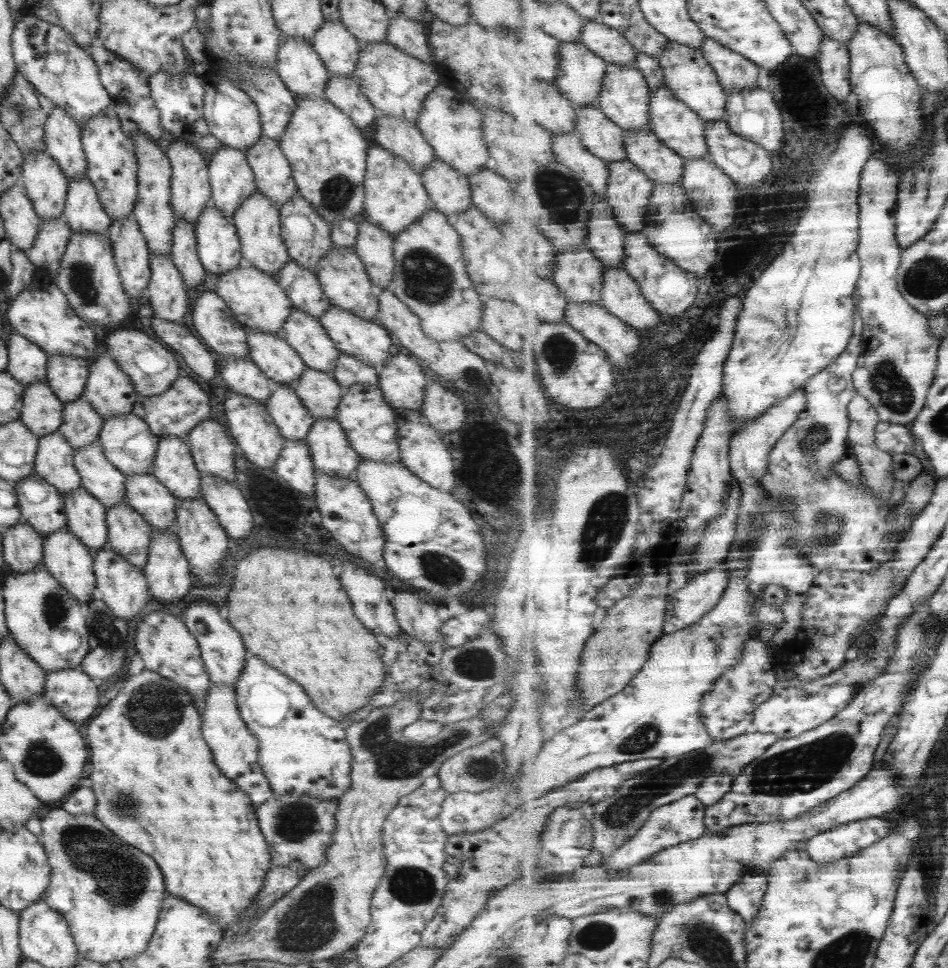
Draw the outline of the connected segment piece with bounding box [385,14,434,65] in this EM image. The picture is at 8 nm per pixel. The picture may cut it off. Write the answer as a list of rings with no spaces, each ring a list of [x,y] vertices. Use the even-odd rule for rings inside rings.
[[[393,14],[390,18],[385,41],[422,62],[434,65],[431,46],[424,34],[424,22],[406,18],[401,14]]]

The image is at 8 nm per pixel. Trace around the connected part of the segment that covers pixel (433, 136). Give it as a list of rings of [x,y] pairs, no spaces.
[[[439,83],[423,100],[422,110],[415,125],[430,144],[438,159],[452,168],[470,176],[491,165],[490,155],[484,140],[483,114],[464,100],[453,88]]]

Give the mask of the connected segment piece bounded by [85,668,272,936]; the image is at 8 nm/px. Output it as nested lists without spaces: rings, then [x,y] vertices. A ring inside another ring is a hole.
[[[146,668],[138,676],[128,676],[122,690],[112,691],[104,708],[85,723],[92,754],[92,770],[88,766],[85,781],[90,784],[92,778],[90,787],[96,794],[94,818],[126,844],[158,862],[166,892],[211,914],[224,935],[244,936],[257,923],[258,917],[243,921],[243,916],[262,891],[264,877],[272,867],[271,857],[249,794],[238,790],[212,762],[212,751],[200,734],[203,723],[200,707],[195,706],[185,688]]]

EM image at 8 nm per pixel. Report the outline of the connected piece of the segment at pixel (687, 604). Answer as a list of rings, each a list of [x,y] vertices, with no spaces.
[[[726,563],[692,579],[686,588],[672,594],[664,635],[676,634],[699,623],[714,610],[729,590],[730,570]]]

